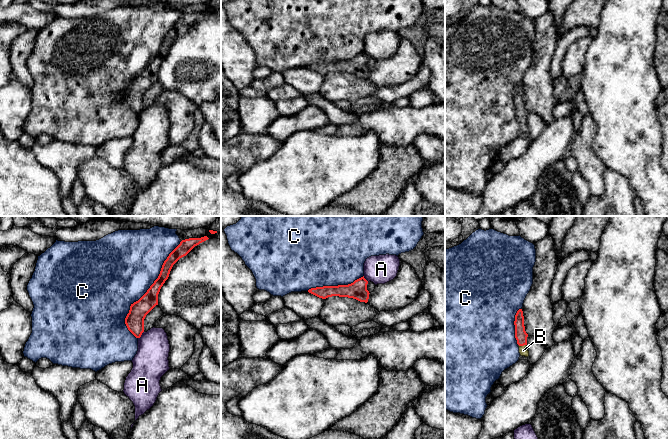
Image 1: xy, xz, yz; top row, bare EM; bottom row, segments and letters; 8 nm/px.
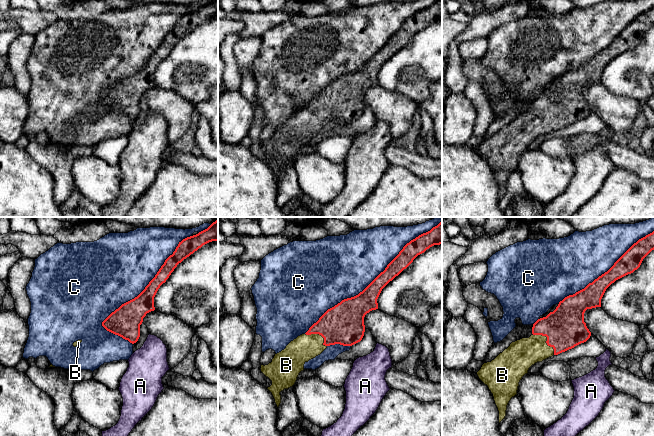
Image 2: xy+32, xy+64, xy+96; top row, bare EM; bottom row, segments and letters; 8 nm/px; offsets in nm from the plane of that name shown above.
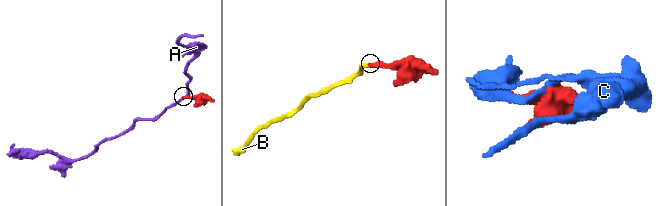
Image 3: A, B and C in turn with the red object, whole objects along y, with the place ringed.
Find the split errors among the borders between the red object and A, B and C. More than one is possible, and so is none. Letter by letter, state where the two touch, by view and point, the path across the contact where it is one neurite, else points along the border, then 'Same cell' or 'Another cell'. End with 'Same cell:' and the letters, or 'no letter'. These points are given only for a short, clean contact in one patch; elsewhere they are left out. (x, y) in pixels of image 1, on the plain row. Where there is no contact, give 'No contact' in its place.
A: Touches red at xy (141, 110). Boundary: xy (144, 107), (138, 114). Another cell
B: Touches red at yz (522, 121). Path across: yz (521, 112), (522, 121), (523, 126). Same cell
C: Touches red at xy (147, 66). Another cell
Same cell: B

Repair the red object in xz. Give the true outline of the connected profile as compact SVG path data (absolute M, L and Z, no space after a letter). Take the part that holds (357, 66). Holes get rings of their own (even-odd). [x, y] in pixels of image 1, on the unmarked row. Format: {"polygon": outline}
{"polygon": "M363 52L348 61L316 63L309 65L308 68L322 75L339 72L367 79L370 70L367 66L367 60L368 57Z"}

